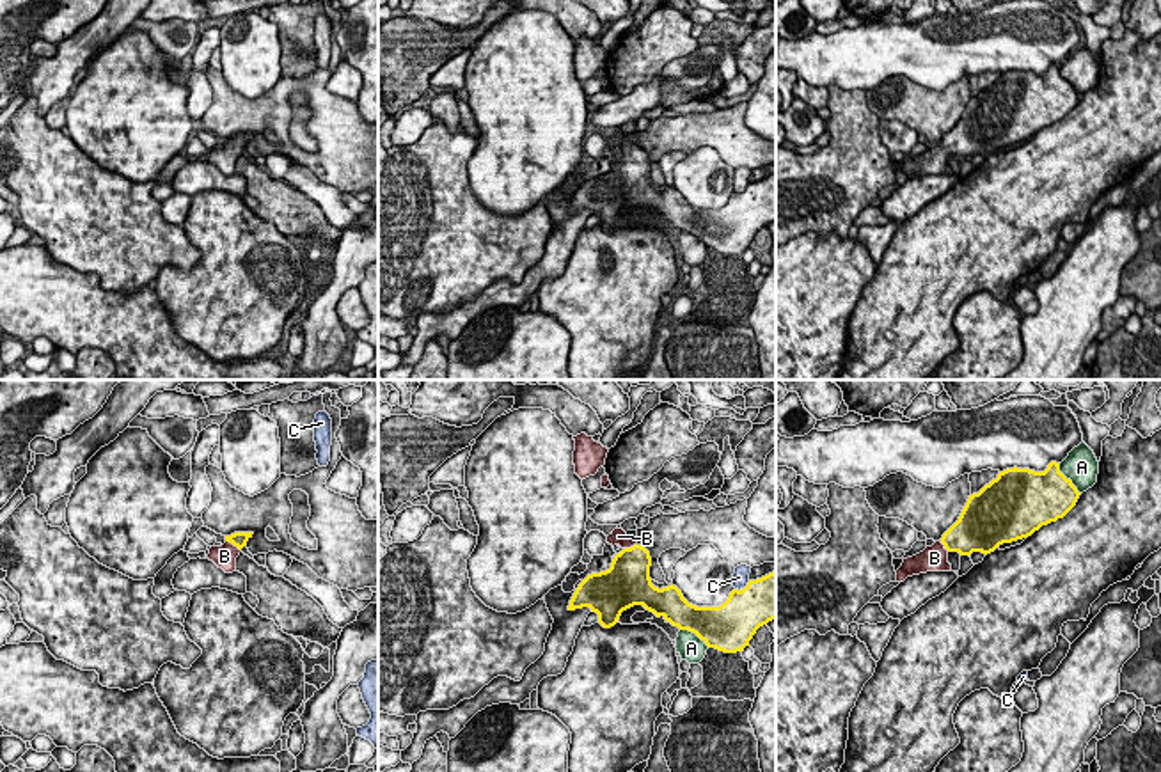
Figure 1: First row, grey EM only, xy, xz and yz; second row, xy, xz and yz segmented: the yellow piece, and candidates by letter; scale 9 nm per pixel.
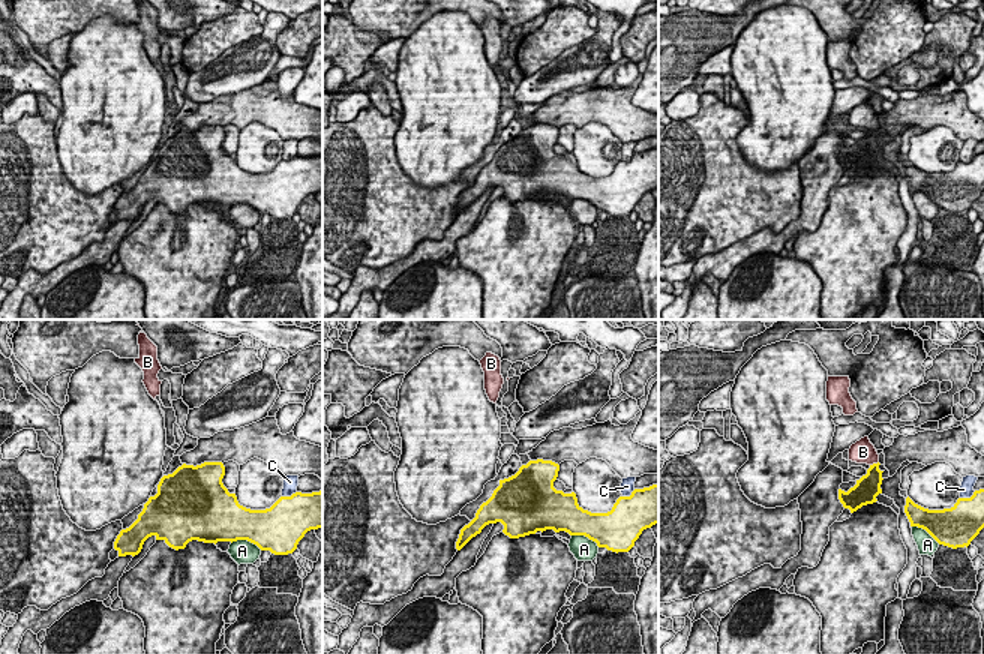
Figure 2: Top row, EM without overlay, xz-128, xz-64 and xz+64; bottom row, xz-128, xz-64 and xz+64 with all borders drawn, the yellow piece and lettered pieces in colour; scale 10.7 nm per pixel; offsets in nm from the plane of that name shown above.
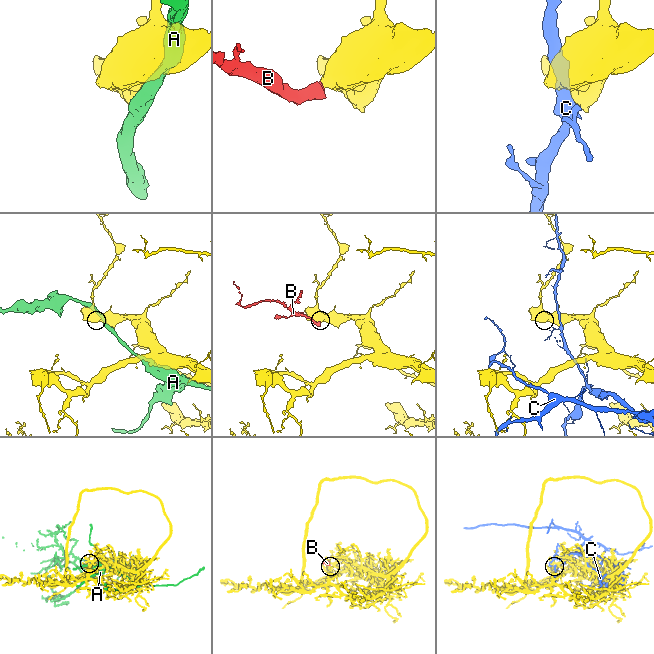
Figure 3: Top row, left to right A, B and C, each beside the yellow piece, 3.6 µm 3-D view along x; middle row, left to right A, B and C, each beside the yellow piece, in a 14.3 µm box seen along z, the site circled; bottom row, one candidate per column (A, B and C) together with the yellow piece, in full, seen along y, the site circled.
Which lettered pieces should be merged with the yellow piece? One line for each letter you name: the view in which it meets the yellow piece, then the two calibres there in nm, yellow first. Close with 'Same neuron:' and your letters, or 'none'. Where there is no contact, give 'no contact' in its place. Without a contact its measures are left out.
B: meets yellow in xy; 130 nm thick on the yellow side, 200 nm on the other
Same neuron: B

